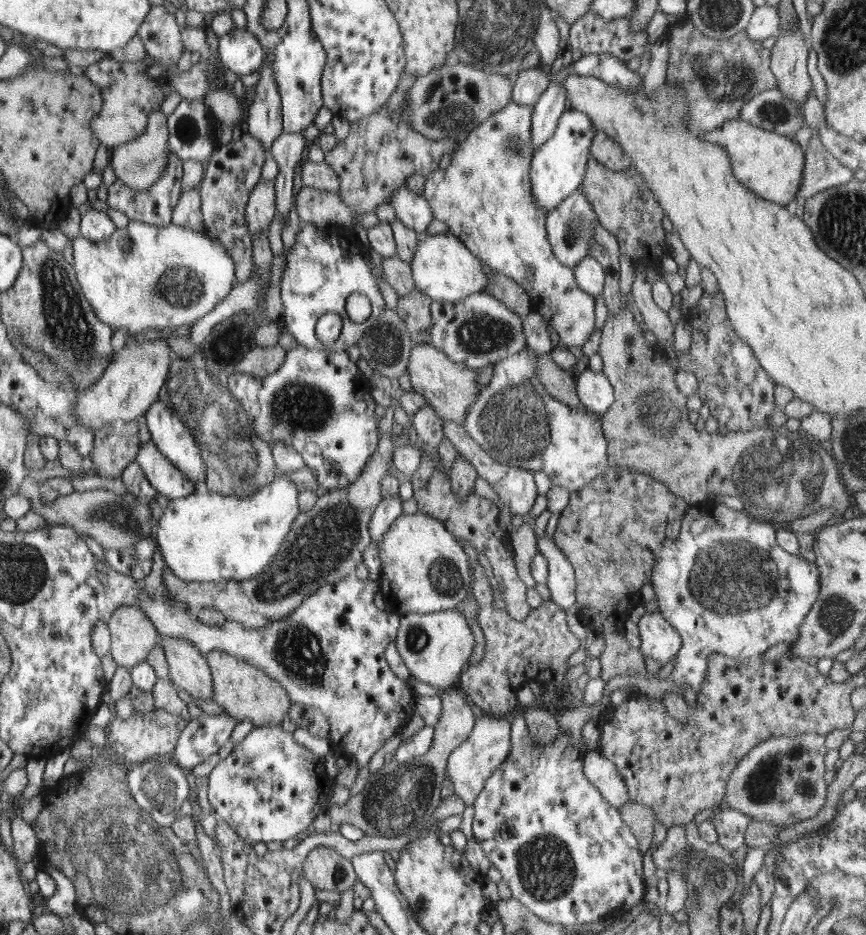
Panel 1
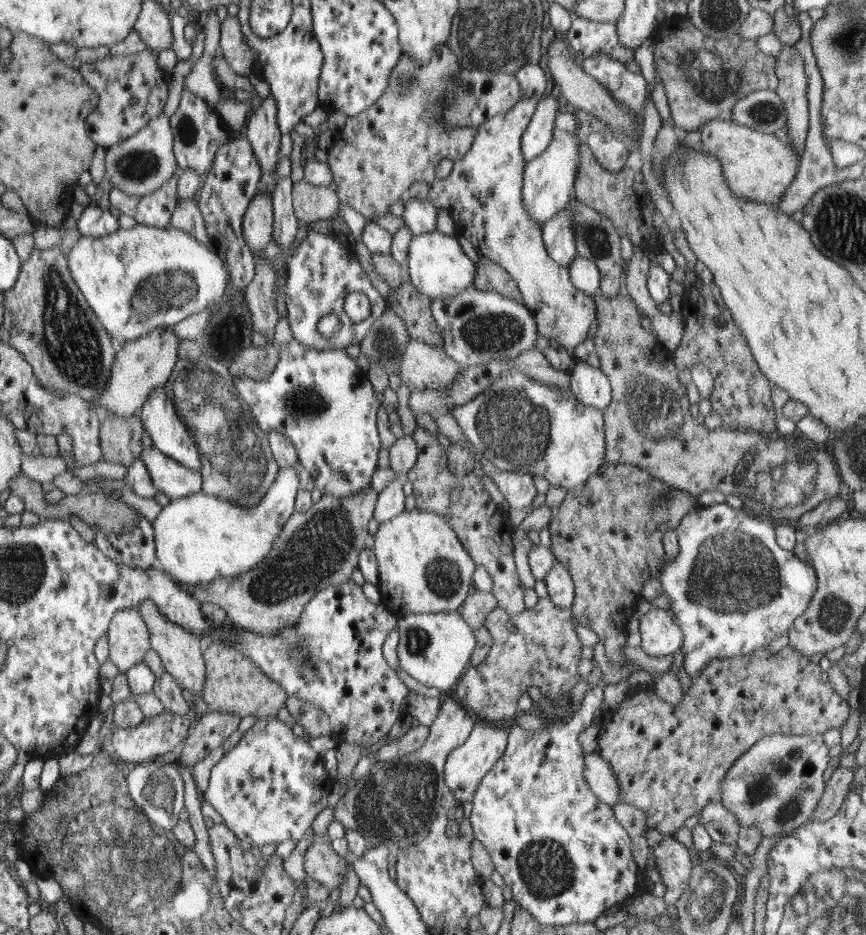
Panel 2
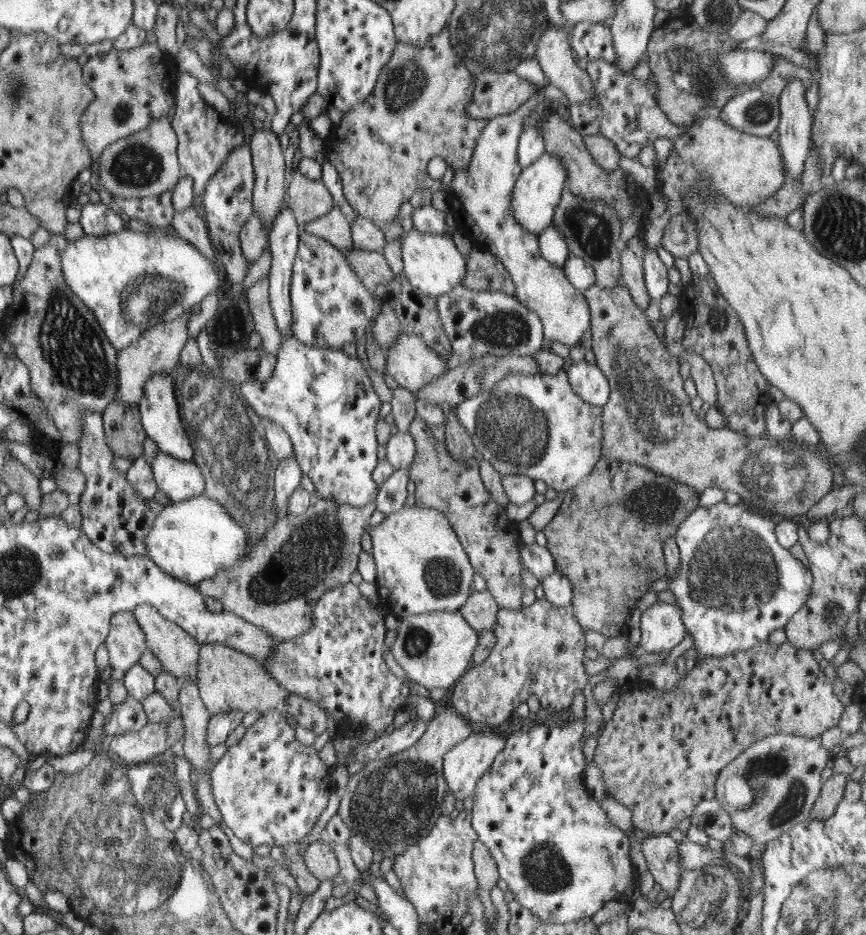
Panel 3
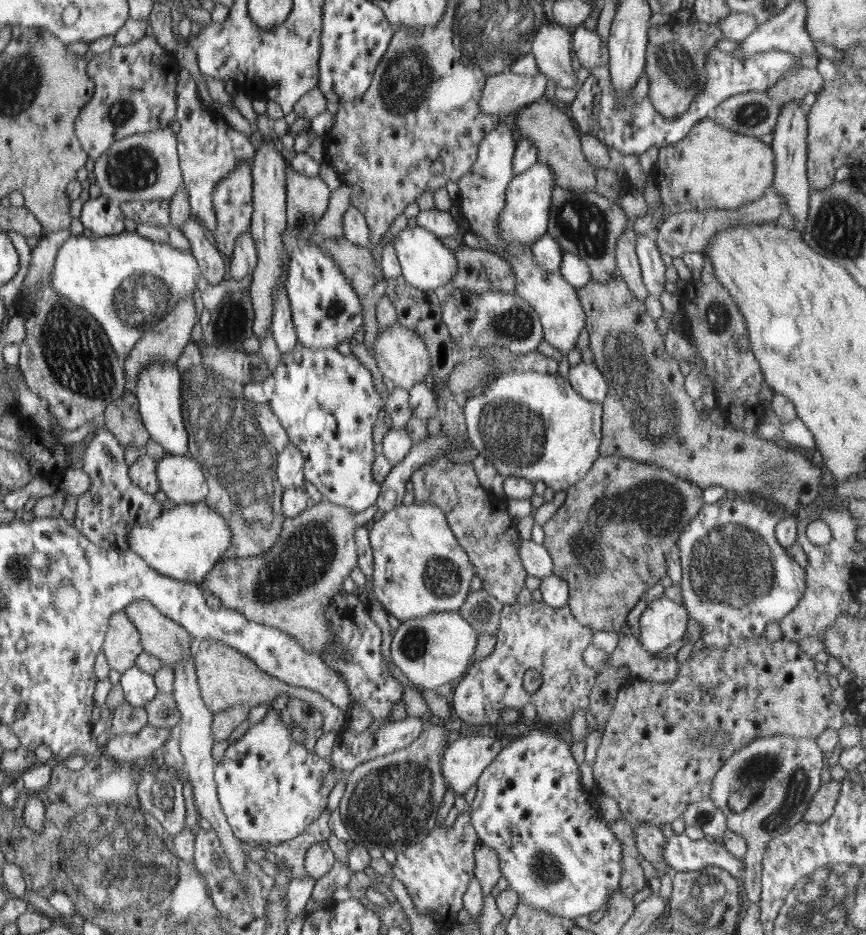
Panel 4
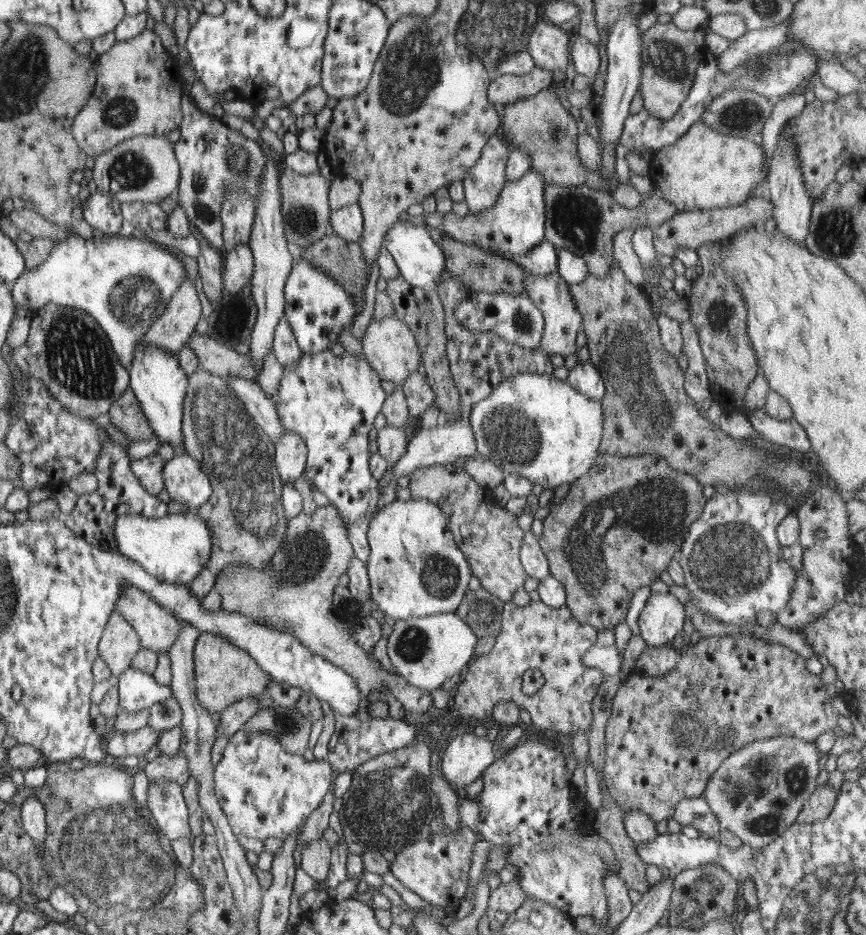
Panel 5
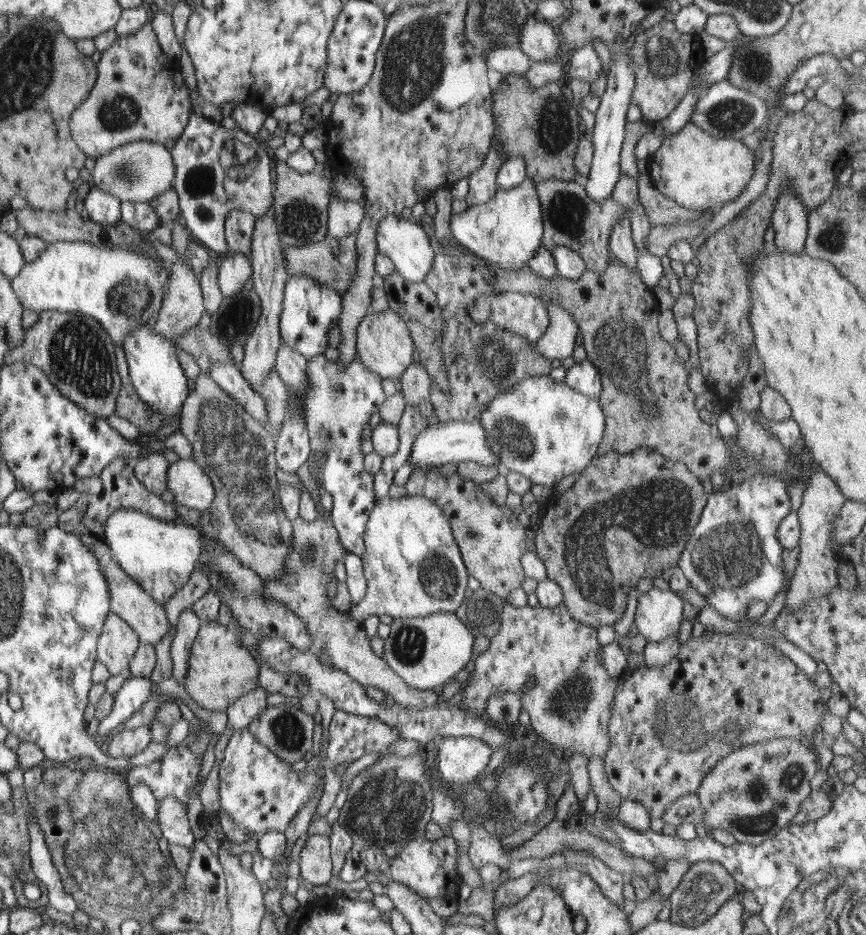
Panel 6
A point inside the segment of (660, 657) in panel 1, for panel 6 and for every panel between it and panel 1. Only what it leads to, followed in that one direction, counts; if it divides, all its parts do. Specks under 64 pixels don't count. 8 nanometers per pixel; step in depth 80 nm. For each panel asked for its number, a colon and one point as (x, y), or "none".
2: (660, 636)
3: (662, 628)
4: (663, 622)
5: (661, 620)
6: (659, 613)

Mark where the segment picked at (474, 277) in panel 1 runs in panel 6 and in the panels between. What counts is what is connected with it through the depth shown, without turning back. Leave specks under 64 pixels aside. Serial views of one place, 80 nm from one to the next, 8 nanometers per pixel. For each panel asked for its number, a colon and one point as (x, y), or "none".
2: (437, 266)
3: (432, 264)
4: (426, 264)
5: (420, 261)
6: (406, 244)

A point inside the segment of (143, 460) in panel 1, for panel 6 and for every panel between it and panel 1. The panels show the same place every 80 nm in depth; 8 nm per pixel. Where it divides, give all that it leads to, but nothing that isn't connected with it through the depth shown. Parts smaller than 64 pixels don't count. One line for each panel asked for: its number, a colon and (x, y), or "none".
2: (170, 477)
3: (181, 480)
4: (182, 480)
5: (186, 482)
6: (191, 486)

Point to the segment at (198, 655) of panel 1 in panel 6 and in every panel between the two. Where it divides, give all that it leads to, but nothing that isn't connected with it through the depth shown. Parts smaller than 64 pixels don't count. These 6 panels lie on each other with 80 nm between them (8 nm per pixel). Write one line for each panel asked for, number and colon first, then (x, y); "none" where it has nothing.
2: (181, 651)
3: (178, 651)
4: (161, 636)
5: (158, 629)
6: (129, 600)

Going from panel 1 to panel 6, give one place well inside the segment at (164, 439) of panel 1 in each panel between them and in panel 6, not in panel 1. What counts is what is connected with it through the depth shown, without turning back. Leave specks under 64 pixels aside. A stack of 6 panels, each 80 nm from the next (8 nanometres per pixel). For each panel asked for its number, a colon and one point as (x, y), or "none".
2: (161, 420)
3: (159, 413)
4: (158, 390)
5: (157, 380)
6: (155, 372)

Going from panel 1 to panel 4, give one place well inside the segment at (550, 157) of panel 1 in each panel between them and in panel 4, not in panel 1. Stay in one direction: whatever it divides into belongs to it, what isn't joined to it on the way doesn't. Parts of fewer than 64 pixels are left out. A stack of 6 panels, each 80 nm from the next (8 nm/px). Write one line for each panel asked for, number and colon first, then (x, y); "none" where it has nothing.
2: (549, 179)
3: (538, 190)
4: (524, 219)

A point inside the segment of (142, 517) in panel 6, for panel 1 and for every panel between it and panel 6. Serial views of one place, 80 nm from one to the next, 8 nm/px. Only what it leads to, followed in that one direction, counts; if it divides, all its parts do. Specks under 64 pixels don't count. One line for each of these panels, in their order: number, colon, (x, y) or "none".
1: (212, 538)
2: (197, 539)
3: (192, 540)
4: (184, 543)
5: (175, 548)

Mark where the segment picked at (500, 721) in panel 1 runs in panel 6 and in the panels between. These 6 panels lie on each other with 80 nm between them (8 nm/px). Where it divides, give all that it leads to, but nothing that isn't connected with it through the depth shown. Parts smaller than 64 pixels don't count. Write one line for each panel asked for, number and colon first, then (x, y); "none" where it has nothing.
2: (465, 767)
3: (463, 766)
4: (465, 759)
5: (466, 757)
6: (460, 759)

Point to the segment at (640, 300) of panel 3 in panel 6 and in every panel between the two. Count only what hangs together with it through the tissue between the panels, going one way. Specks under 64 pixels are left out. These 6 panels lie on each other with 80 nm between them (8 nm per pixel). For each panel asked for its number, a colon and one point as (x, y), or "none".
4: (628, 265)
5: (627, 260)
6: (621, 246)

